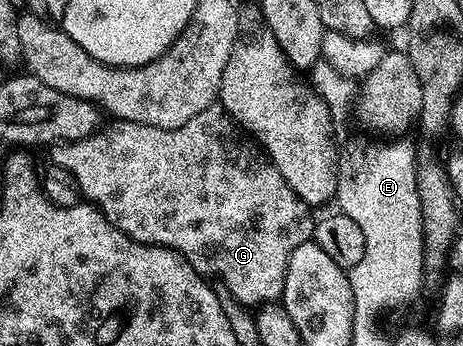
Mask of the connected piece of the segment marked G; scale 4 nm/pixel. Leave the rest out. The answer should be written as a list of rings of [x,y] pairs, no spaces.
[[[214,104],[210,108],[198,112],[198,116],[194,116],[194,120],[182,124],[182,128],[174,128],[173,130],[154,128],[137,122],[117,121],[112,125],[116,126],[101,125],[96,133],[80,138],[76,142],[57,141],[51,147],[51,150],[53,149],[52,158],[50,158],[51,165],[66,168],[66,172],[73,174],[81,195],[91,205],[103,210],[104,215],[110,220],[110,224],[114,224],[126,236],[130,236],[135,242],[144,242],[148,246],[165,246],[178,251],[202,275],[213,276],[212,274],[217,274],[215,277],[224,282],[226,288],[230,288],[230,292],[234,292],[234,296],[242,305],[256,308],[263,303],[283,299],[286,272],[294,248],[313,241],[313,211],[295,194],[294,189],[290,188],[290,184],[283,179],[282,174],[264,150],[233,121],[231,115],[220,105]]]

